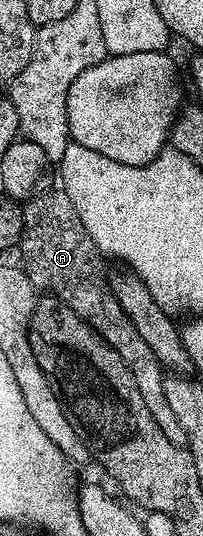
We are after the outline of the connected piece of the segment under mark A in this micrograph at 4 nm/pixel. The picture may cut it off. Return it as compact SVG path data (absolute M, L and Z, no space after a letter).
M61 188L46 189L38 196L27 201L22 209L24 230L20 241L22 248L21 267L35 289L63 300L85 324L94 327L106 345L116 350L120 358L132 370L132 378L136 378L136 386L140 386L140 395L148 402L148 410L152 410L152 418L156 418L156 426L164 430L168 442L185 445L184 426L172 414L168 402L164 398L164 369L154 356L154 351L140 338L136 326L120 310L120 302L110 289L108 268L105 268L104 257L92 242L88 230L84 230L84 222L80 222L80 214L72 206L68 194Z

